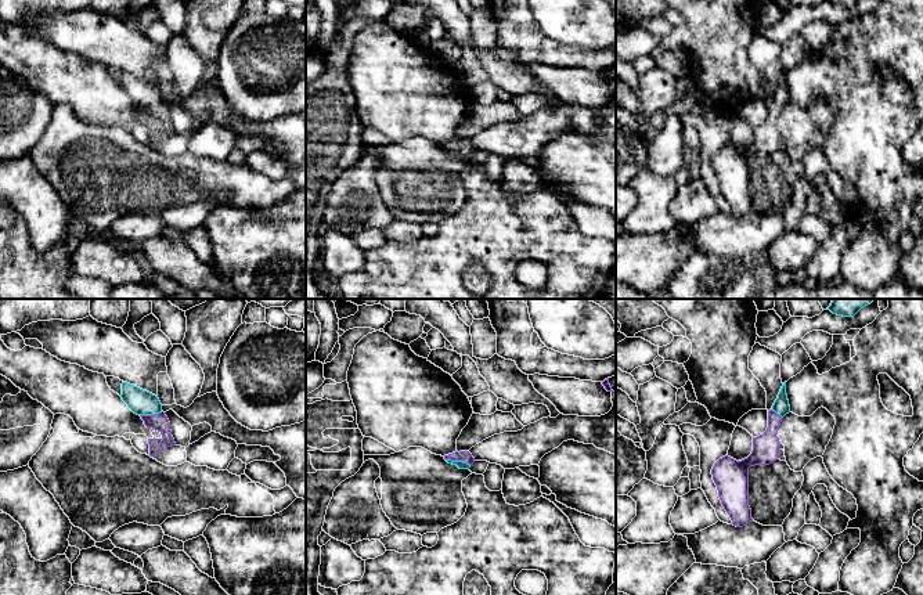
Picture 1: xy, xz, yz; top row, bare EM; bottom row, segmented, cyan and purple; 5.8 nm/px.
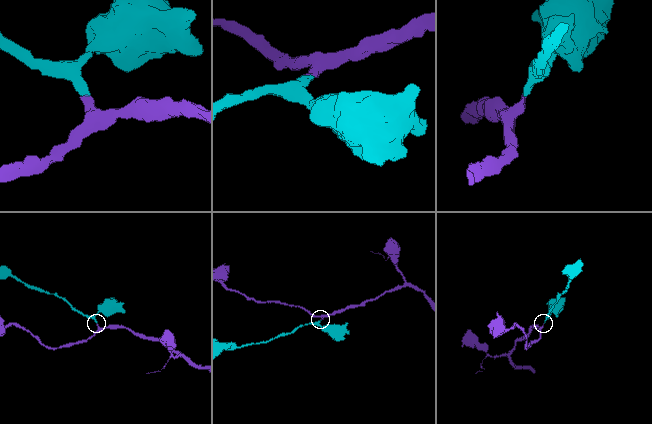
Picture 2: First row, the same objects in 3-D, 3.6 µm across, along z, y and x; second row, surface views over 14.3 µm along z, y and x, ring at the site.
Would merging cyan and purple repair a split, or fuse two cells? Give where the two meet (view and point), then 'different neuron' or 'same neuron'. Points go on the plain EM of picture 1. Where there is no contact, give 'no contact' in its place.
contact xz (458, 151); same neuron

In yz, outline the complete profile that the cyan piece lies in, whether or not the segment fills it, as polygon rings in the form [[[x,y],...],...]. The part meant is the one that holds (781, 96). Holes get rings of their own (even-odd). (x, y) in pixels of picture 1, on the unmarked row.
[[[785,72],[778,89],[768,101],[767,120],[753,127],[751,144],[742,151],[725,145],[711,159],[721,194],[736,217],[743,217],[753,210],[749,196],[749,158],[754,155],[769,155],[778,149],[780,131],[776,123],[782,108],[789,102],[790,95]]]

